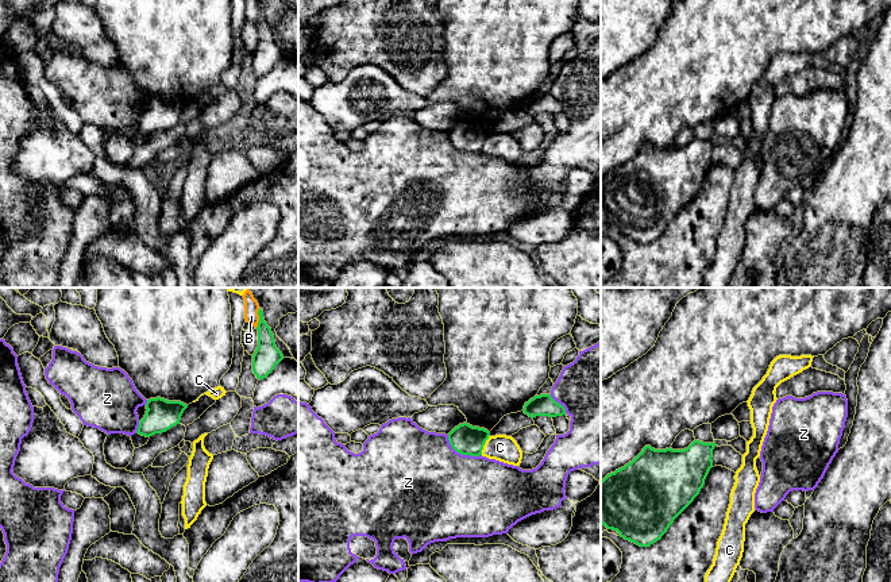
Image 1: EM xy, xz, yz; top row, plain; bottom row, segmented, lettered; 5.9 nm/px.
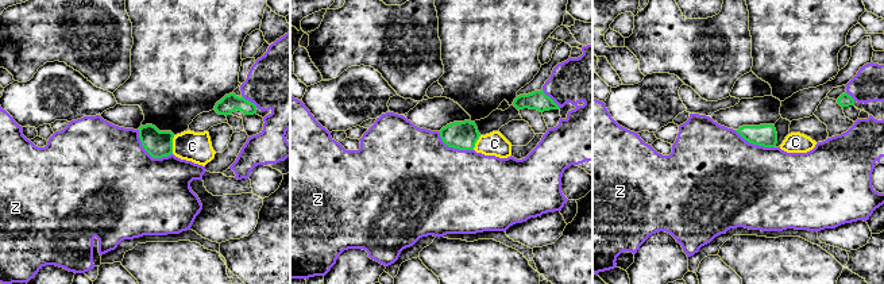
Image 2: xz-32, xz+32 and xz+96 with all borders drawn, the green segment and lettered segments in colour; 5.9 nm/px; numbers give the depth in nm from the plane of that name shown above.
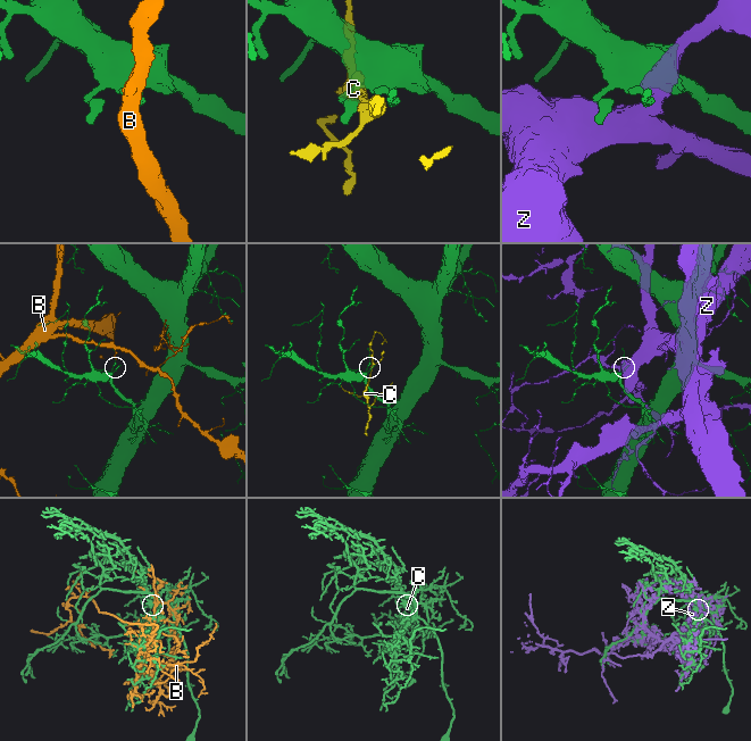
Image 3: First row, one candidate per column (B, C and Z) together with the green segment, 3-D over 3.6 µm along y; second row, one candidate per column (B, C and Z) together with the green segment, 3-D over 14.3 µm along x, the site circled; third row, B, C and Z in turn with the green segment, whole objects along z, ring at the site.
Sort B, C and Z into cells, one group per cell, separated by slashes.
B / C / Z

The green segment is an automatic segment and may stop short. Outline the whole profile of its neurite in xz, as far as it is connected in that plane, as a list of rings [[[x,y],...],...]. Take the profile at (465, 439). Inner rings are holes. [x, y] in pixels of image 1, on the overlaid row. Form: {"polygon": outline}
{"polygon": [[[459,424],[448,433],[452,448],[462,455],[479,456],[490,432],[485,428]]]}

